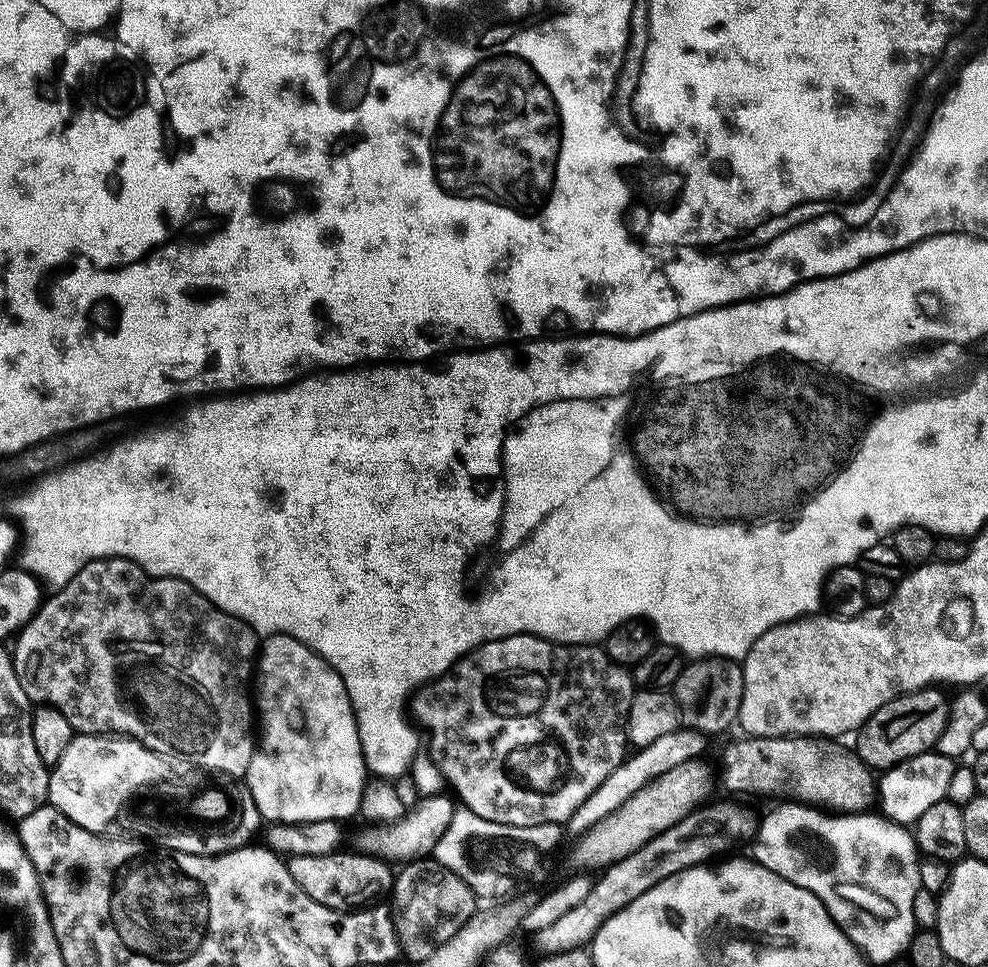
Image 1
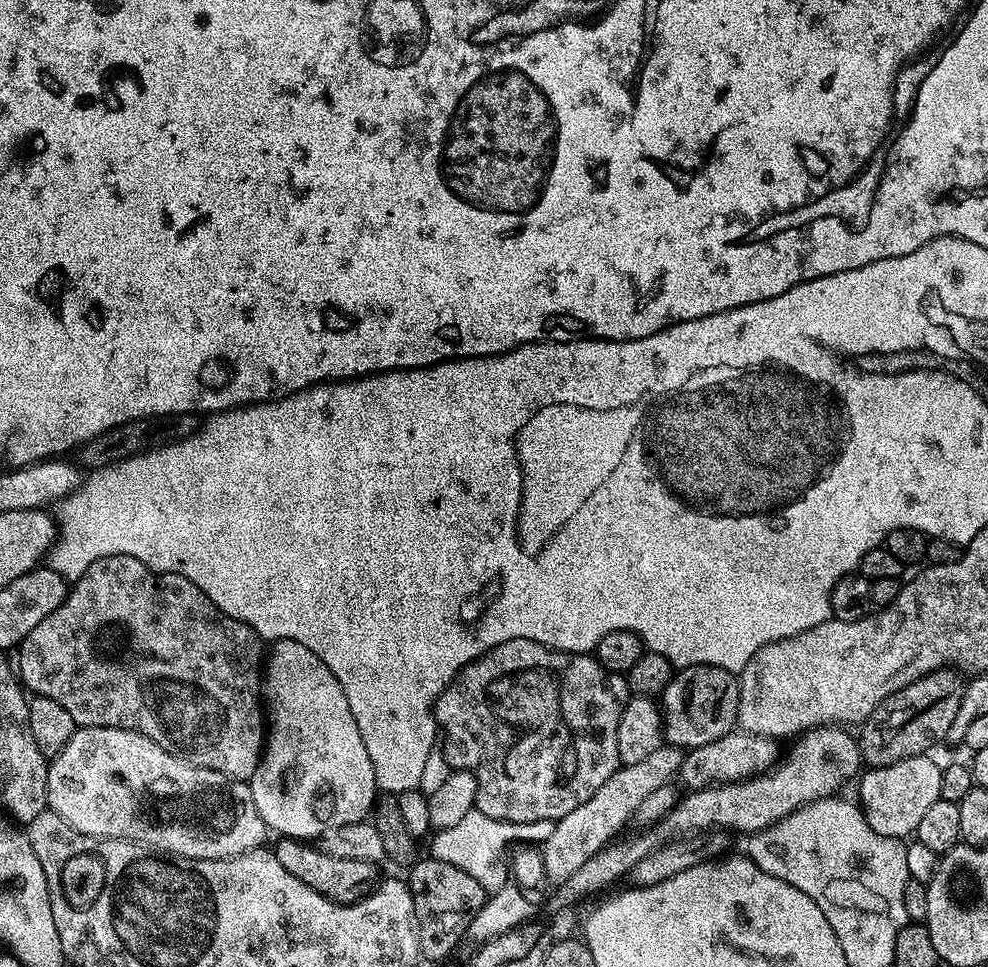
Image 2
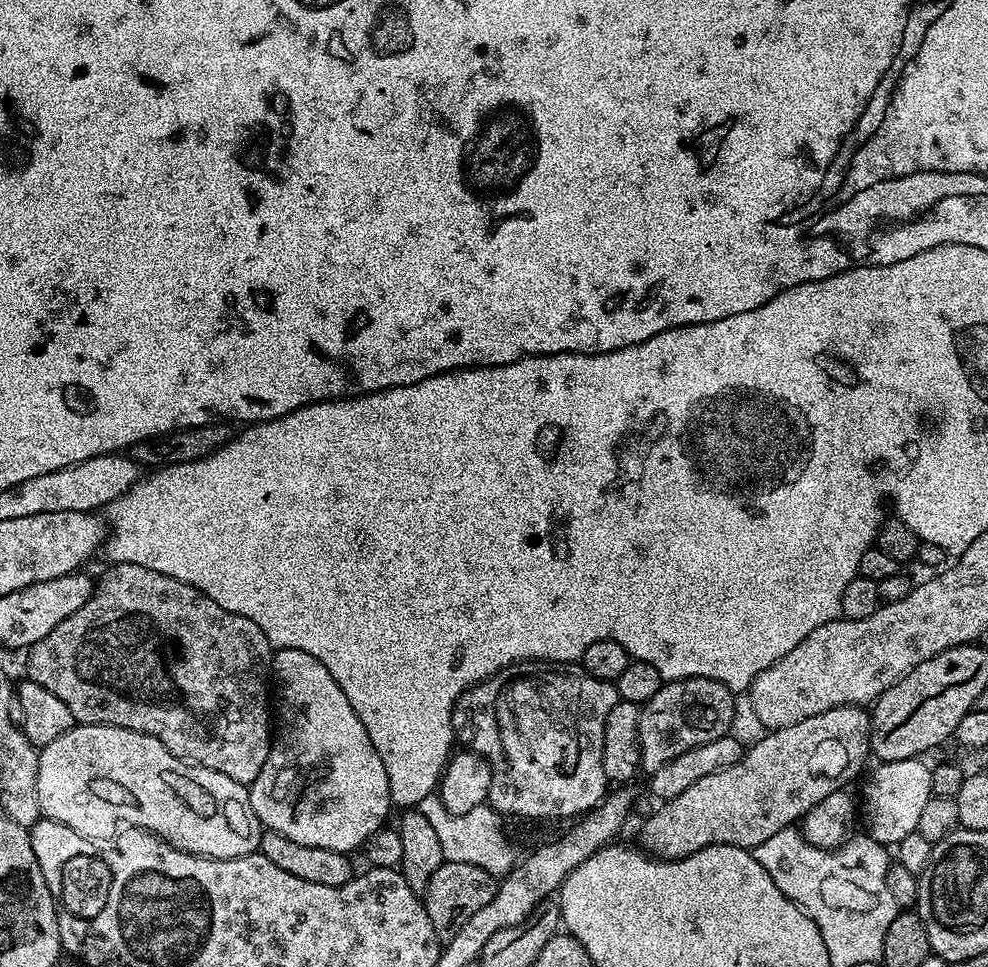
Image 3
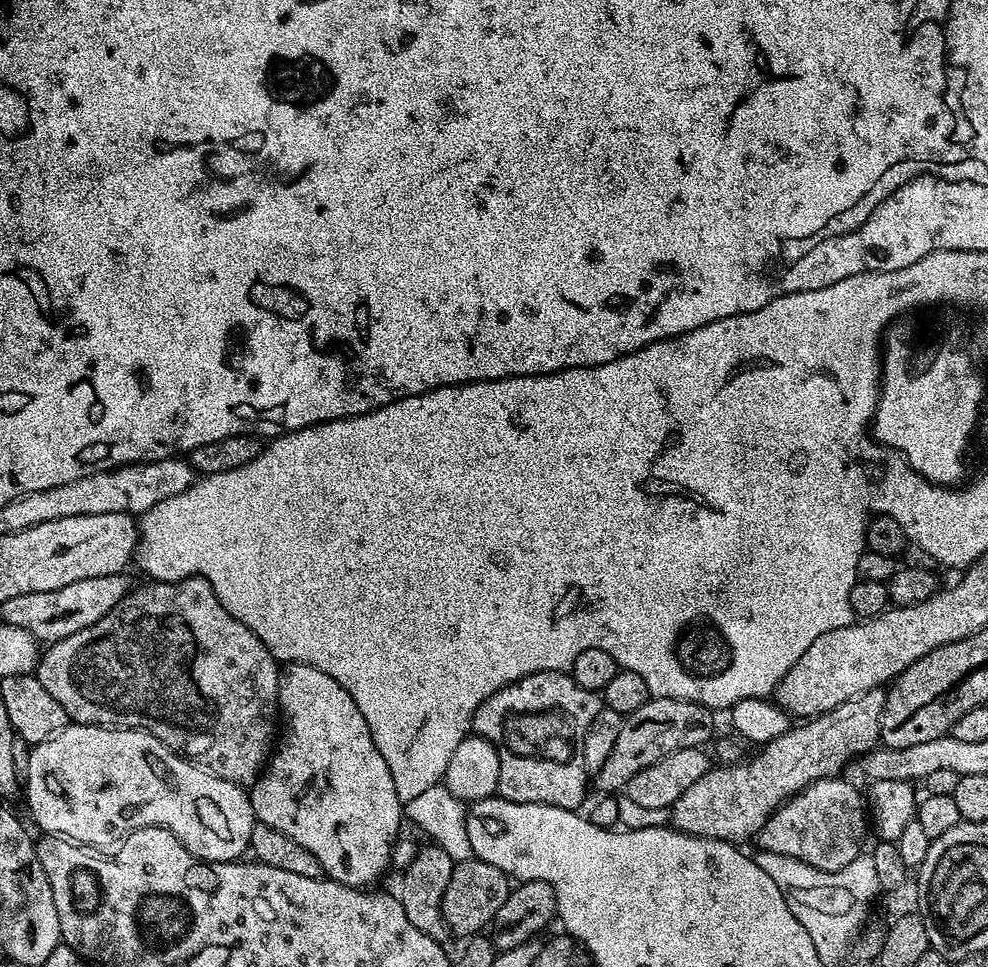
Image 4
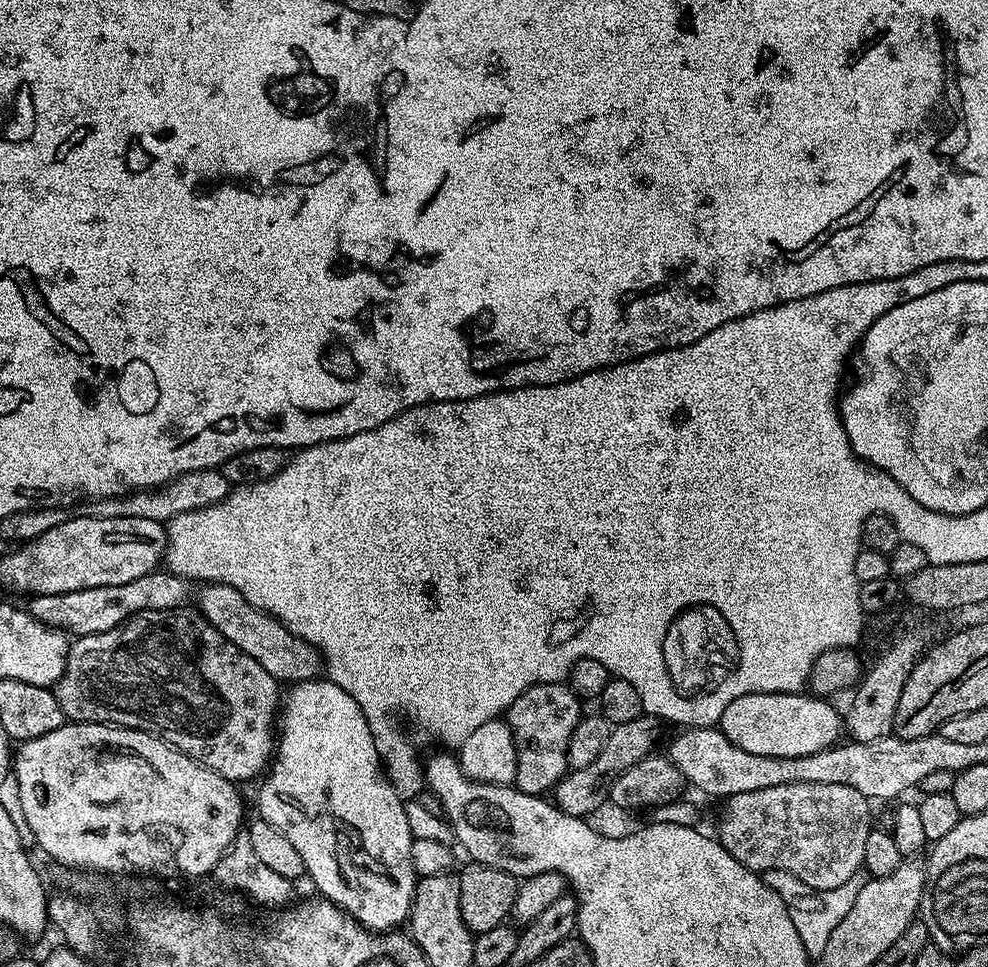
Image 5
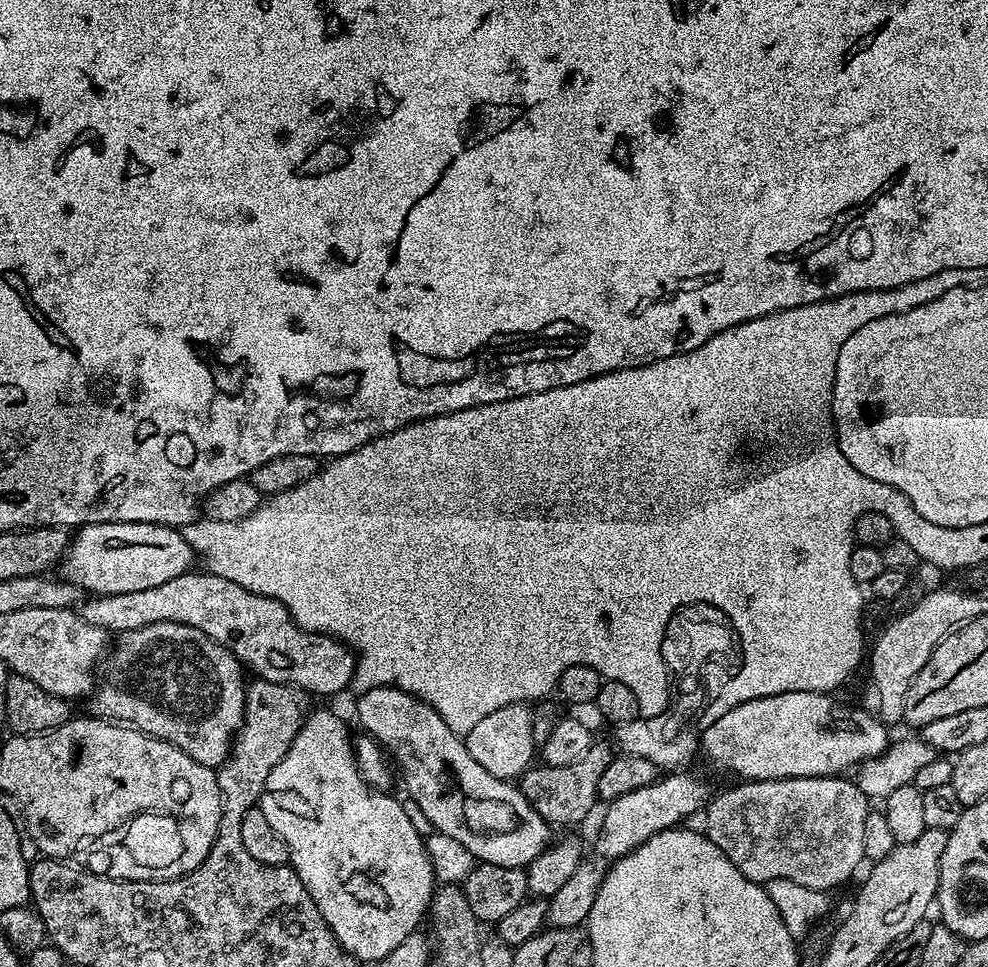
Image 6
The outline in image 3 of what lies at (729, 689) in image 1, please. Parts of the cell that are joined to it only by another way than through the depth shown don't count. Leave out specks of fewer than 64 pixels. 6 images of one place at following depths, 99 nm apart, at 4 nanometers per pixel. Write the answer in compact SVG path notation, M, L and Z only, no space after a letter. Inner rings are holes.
M695 676L685 680L661 683L658 694L640 708L638 738L640 739L640 768L651 774L666 762L702 746L714 742L714 738L729 735L732 719L736 716L737 697L725 684L710 678Z

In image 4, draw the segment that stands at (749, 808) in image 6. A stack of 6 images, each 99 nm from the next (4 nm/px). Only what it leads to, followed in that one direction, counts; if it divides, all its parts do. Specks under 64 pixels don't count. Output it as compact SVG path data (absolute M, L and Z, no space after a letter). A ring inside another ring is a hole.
M829 778L826 780L819 780L810 785L809 788L804 788L799 792L797 796L791 796L775 814L766 822L766 826L762 826L760 835L758 837L759 847L765 852L773 852L774 854L786 854L790 858L798 858L802 862L806 862L810 866L814 866L818 870L823 872L837 872L842 870L842 866L850 866L850 862L854 862L854 858L858 858L862 855L862 849L860 848L864 844L864 831L869 831L870 820L866 815L866 800L860 797L860 792L851 784L850 781L844 780L845 778Z

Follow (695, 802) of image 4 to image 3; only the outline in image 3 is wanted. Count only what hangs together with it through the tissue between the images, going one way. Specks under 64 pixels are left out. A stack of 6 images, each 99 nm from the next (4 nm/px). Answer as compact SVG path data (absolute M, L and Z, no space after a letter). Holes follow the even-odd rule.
M849 706L814 714L802 722L794 722L794 726L771 729L753 748L749 747L734 766L718 770L718 774L706 774L706 778L698 778L694 786L686 786L678 798L663 801L660 809L641 826L639 847L657 860L681 860L715 844L757 848L766 838L778 834L778 830L795 825L815 804L822 802L822 798L847 789L847 784L860 771L865 771L864 759L870 756L869 727L869 713L863 707Z

